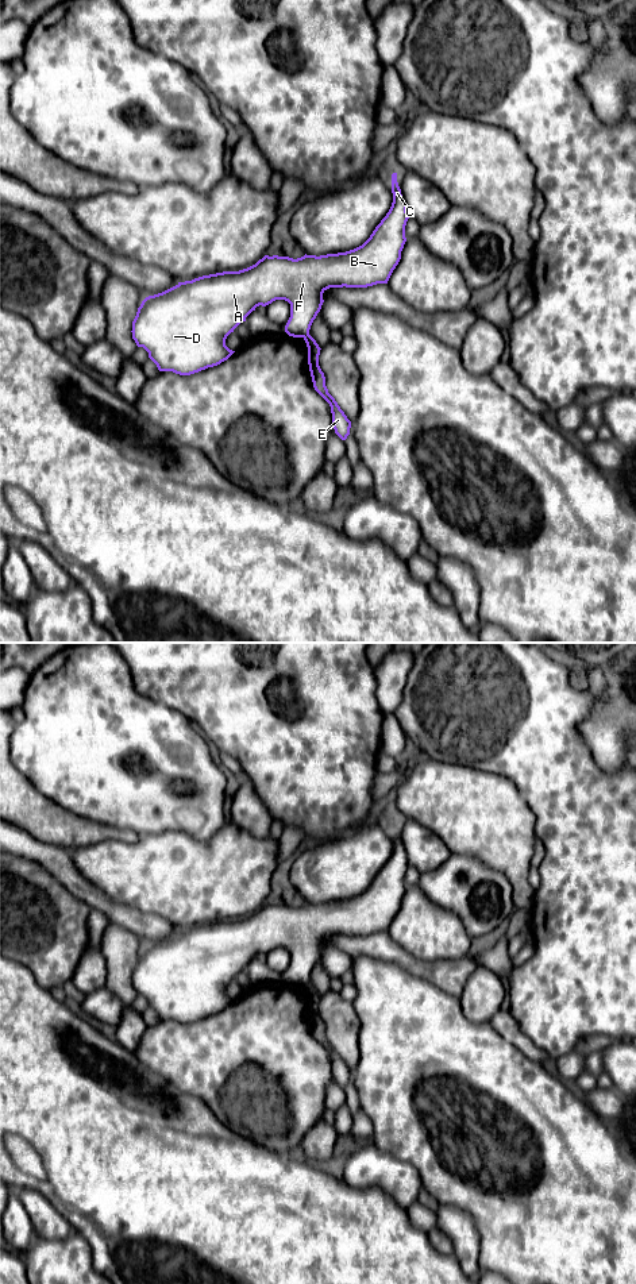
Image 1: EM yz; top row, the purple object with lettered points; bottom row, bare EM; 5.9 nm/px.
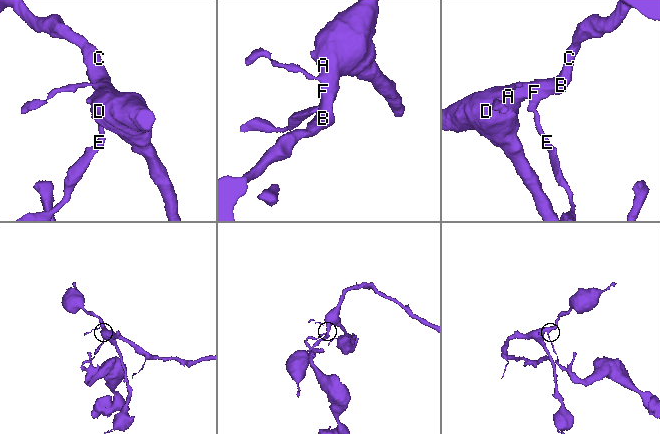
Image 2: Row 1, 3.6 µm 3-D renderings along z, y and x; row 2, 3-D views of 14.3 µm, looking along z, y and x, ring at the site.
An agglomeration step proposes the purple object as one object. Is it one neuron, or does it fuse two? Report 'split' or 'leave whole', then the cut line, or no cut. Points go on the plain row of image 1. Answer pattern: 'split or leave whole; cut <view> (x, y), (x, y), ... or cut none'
split; cut yz (308, 982), (304, 986)

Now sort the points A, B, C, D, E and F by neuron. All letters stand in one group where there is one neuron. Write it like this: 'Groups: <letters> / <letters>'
Groups: A B C D F / E

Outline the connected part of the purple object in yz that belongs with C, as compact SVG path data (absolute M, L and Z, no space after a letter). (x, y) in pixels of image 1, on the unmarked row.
M397 821L392 822L392 841L393 851L389 860L362 894L346 901L320 905L305 902L297 907L265 903L255 913L239 919L223 919L178 930L142 949L132 969L132 987L138 995L149 1000L149 1006L159 1019L190 1023L227 1009L235 1000L226 994L227 984L246 969L257 955L266 955L275 948L285 948L290 952L290 965L285 980L293 986L307 986L321 957L323 941L327 937L388 932L401 907L406 890L405 874L409 867Z

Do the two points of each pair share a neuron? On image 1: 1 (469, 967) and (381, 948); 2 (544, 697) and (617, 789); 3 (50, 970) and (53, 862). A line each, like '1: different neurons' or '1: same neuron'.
1: same neuron
2: same neuron
3: different neurons

